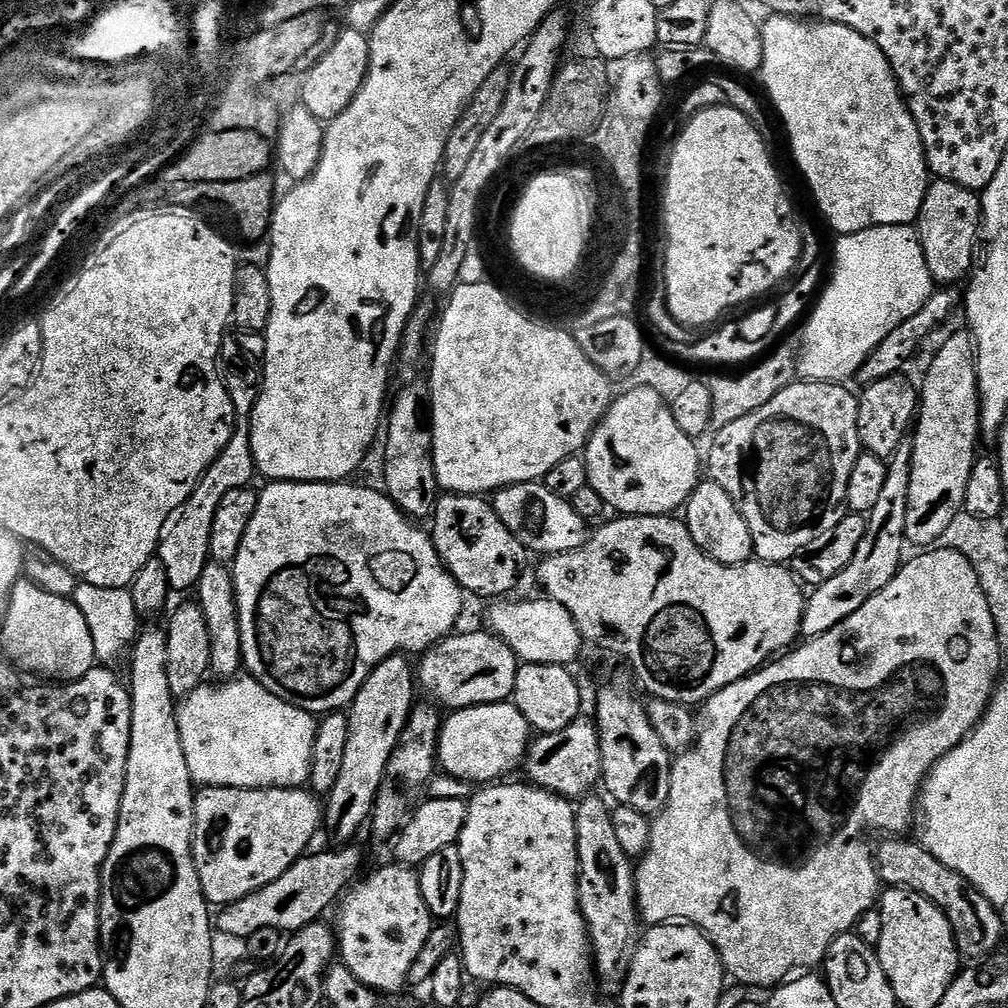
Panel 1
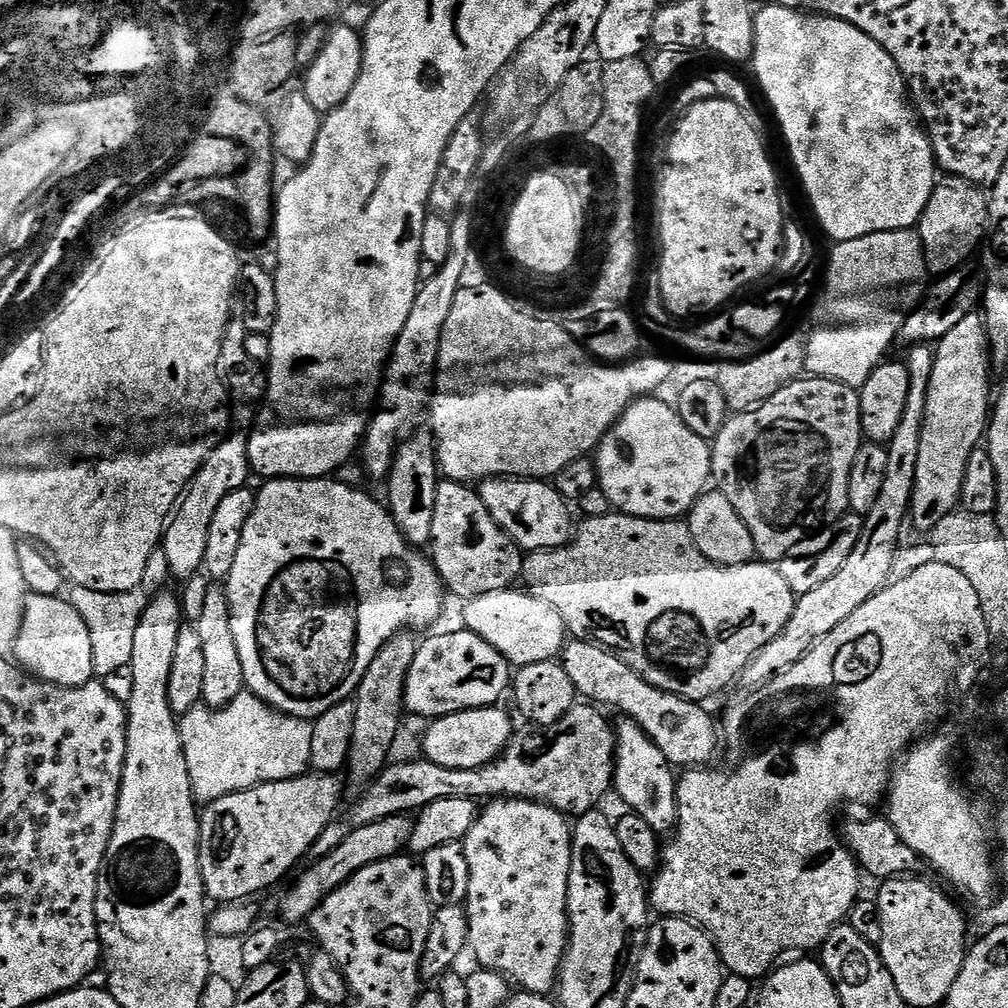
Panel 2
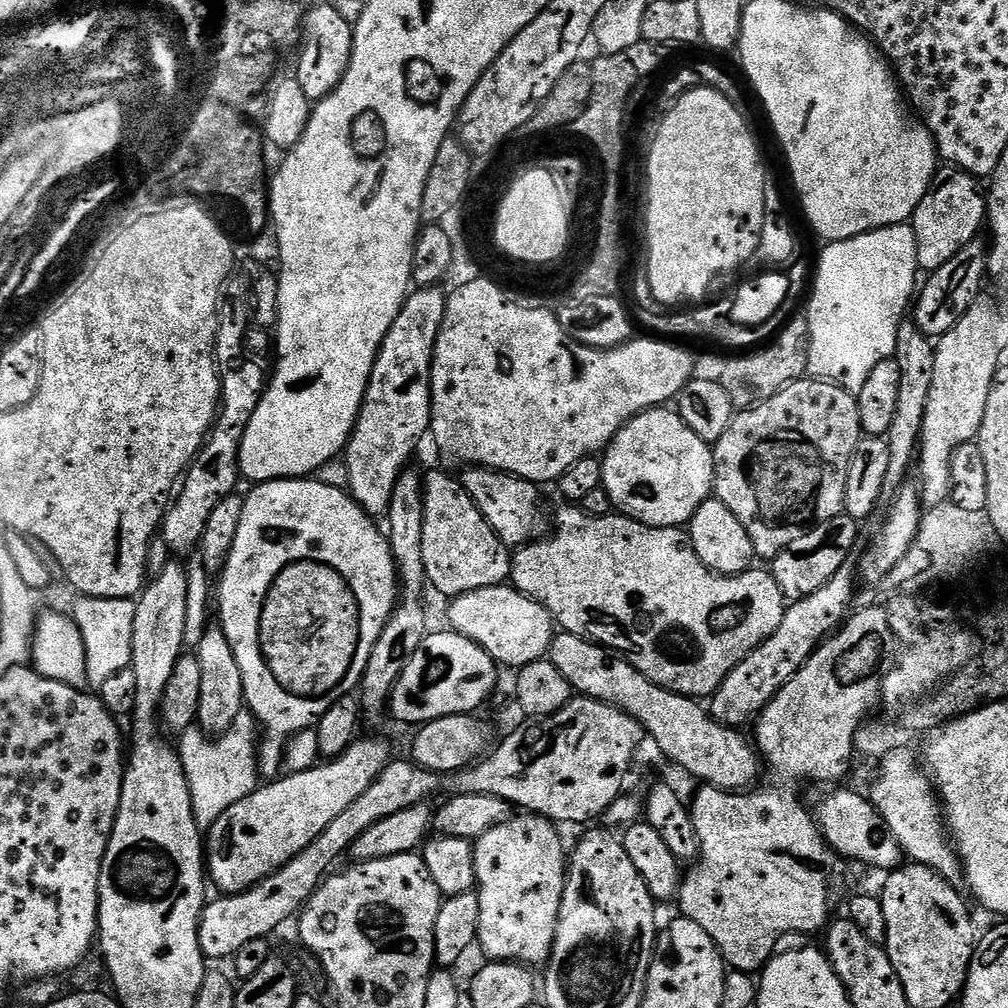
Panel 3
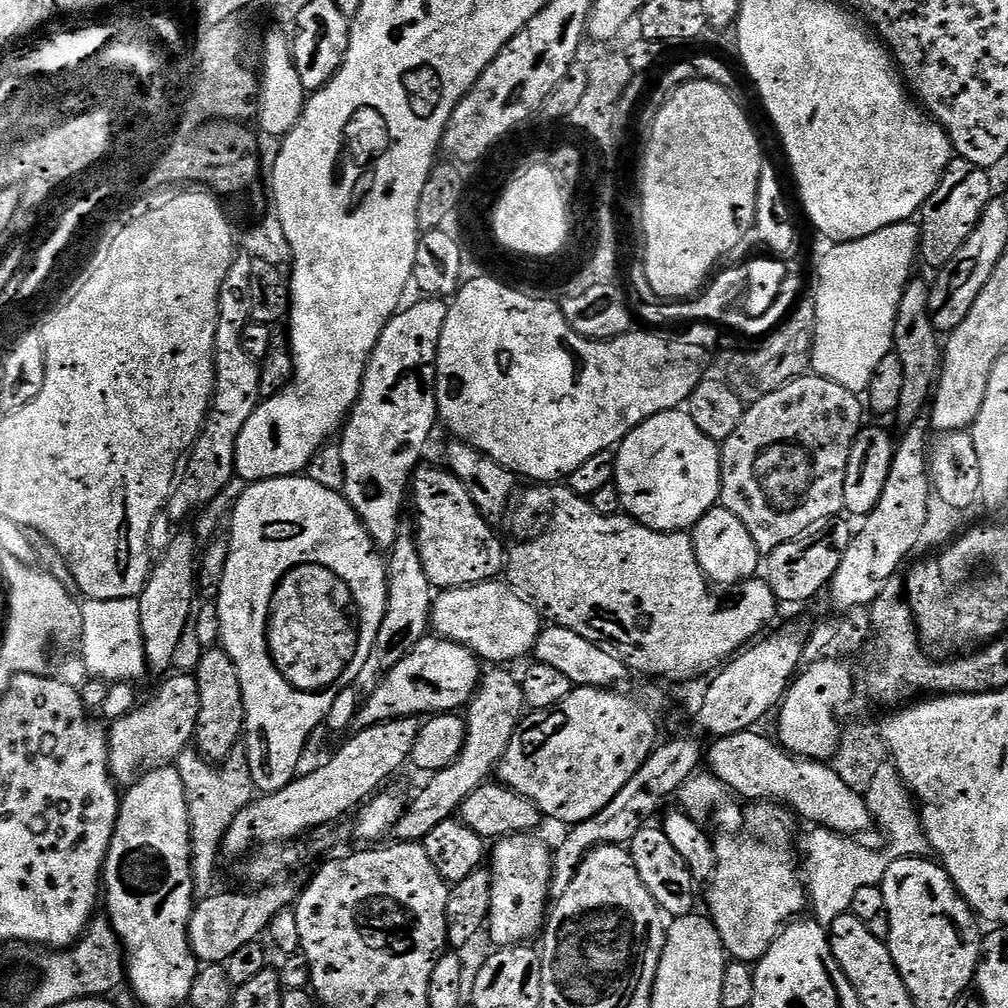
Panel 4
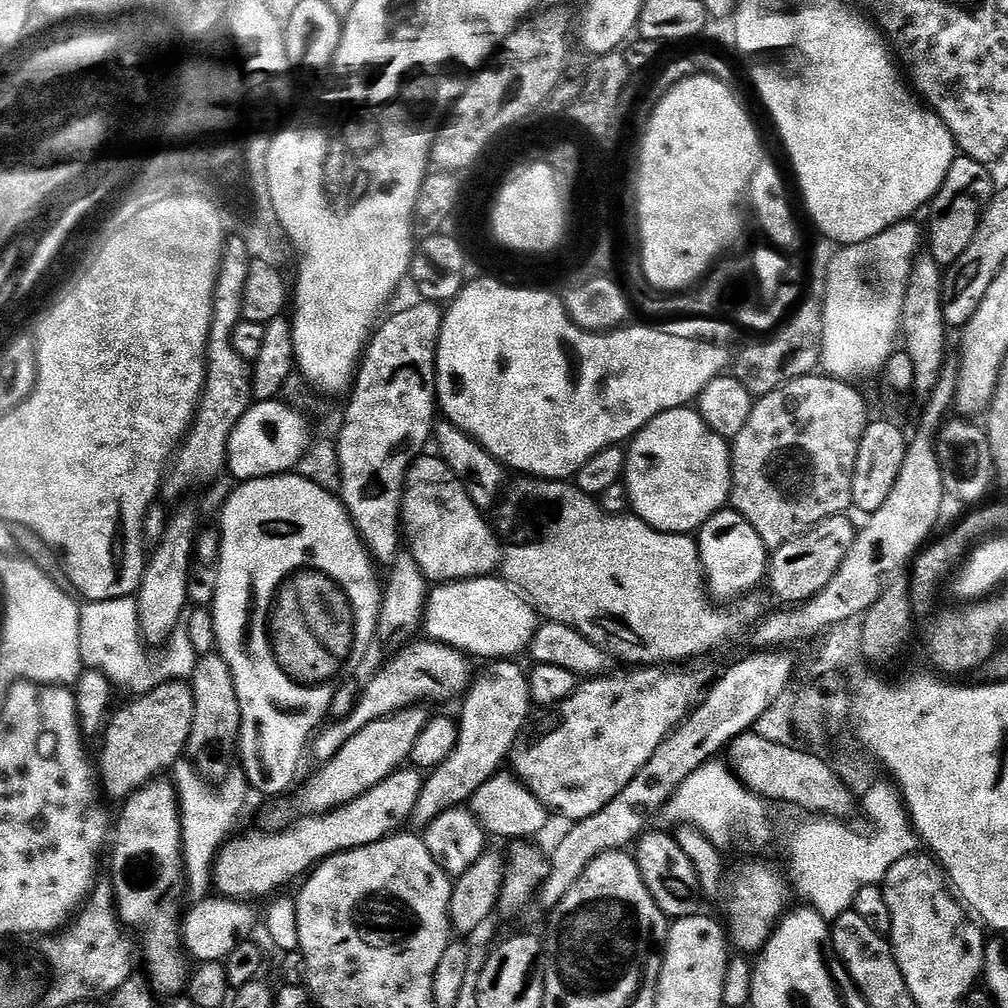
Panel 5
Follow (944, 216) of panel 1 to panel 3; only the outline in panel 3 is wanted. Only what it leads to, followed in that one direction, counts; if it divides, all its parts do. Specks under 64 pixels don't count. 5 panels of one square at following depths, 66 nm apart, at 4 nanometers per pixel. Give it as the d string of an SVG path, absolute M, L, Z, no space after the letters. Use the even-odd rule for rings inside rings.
M944 166L937 171L930 191L922 198L910 221L918 242L921 273L931 274L946 266L946 262L950 262L958 250L981 235L980 227L985 227L988 215L988 201L985 193L980 193L980 184L977 177L969 172L961 172L958 168Z

